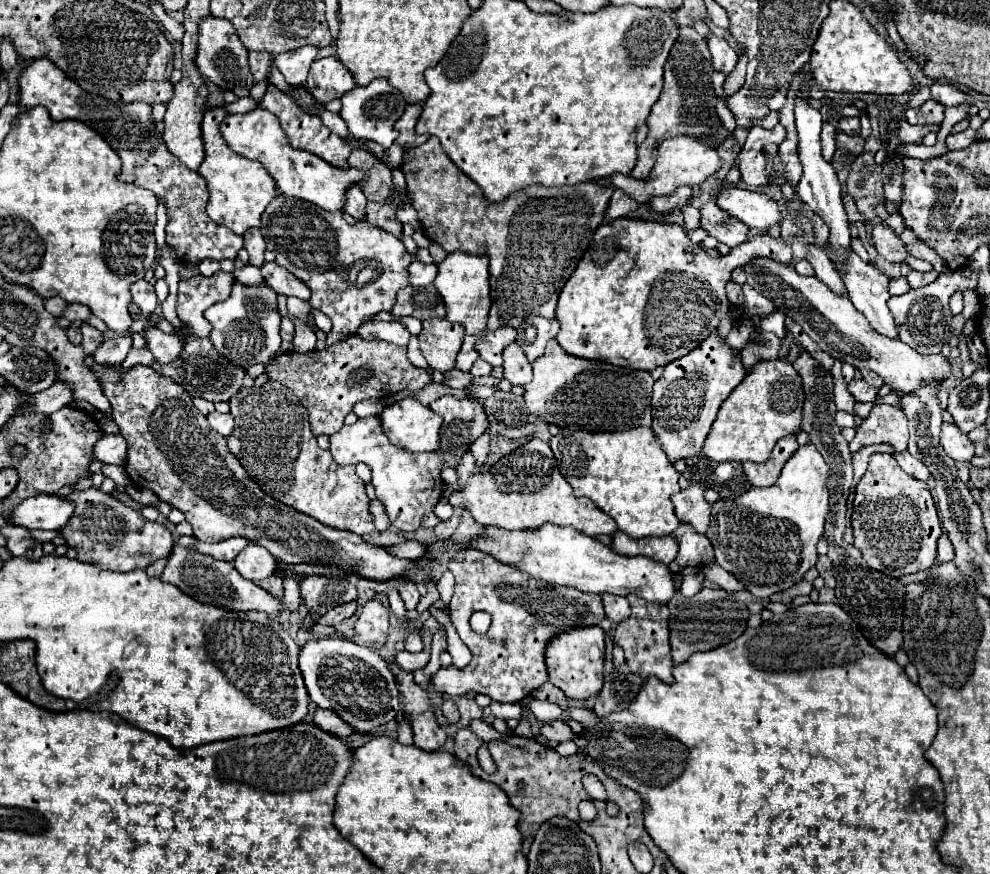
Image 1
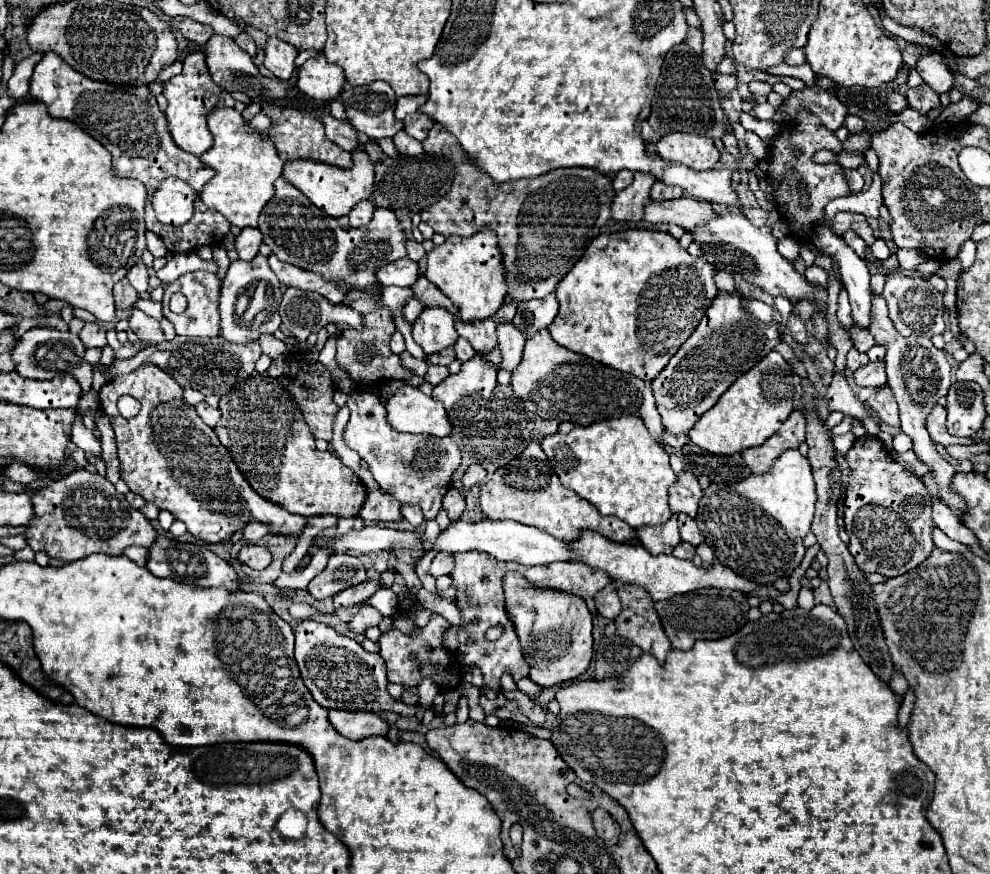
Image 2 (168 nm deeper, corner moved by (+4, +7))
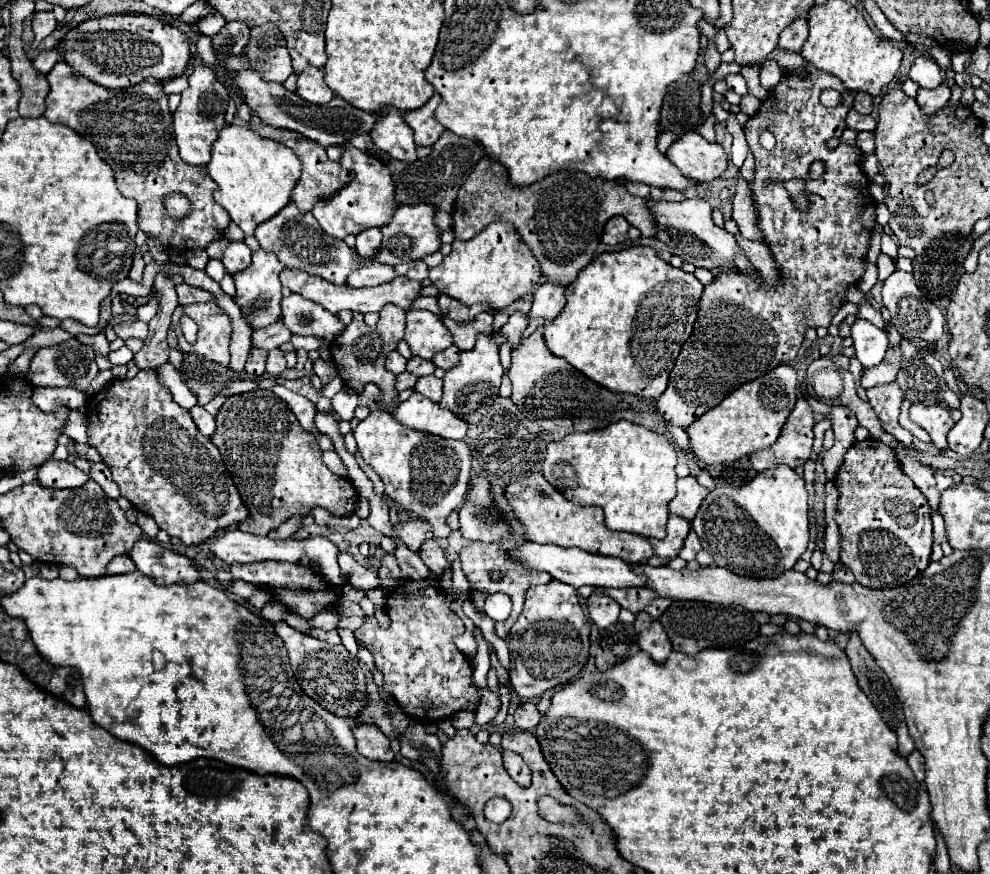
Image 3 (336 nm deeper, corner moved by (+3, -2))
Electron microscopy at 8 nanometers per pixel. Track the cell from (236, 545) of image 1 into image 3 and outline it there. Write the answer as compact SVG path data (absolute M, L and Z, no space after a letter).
M299 515L299 517L291 517L291 519L287 519L287 521L281 523L275 531L271 531L269 537L271 537L271 539L291 539L291 537L295 535L295 531L303 525L303 519L305 519L305 515Z

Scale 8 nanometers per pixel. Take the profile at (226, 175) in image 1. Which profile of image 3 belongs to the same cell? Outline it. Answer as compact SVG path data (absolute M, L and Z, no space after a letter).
M229 125L213 143L207 171L219 185L213 195L215 201L227 209L231 221L245 235L253 235L259 223L277 215L291 201L291 191L301 177L301 163L285 145L265 139L249 127Z

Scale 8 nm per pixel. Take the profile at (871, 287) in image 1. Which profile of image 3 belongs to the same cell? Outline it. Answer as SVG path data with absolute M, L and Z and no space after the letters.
M902 339L903 367L897 375L897 383L911 403L941 403L943 393L951 393L943 379L941 361L927 349L915 347Z

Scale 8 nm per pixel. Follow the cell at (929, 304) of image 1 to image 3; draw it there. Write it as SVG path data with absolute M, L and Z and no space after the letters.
M895 269L887 281L883 283L883 305L889 309L891 313L891 321L897 327L897 331L901 333L903 339L909 337L919 337L925 341L937 341L943 331L945 331L945 315L923 297L921 289L915 285L913 275Z

